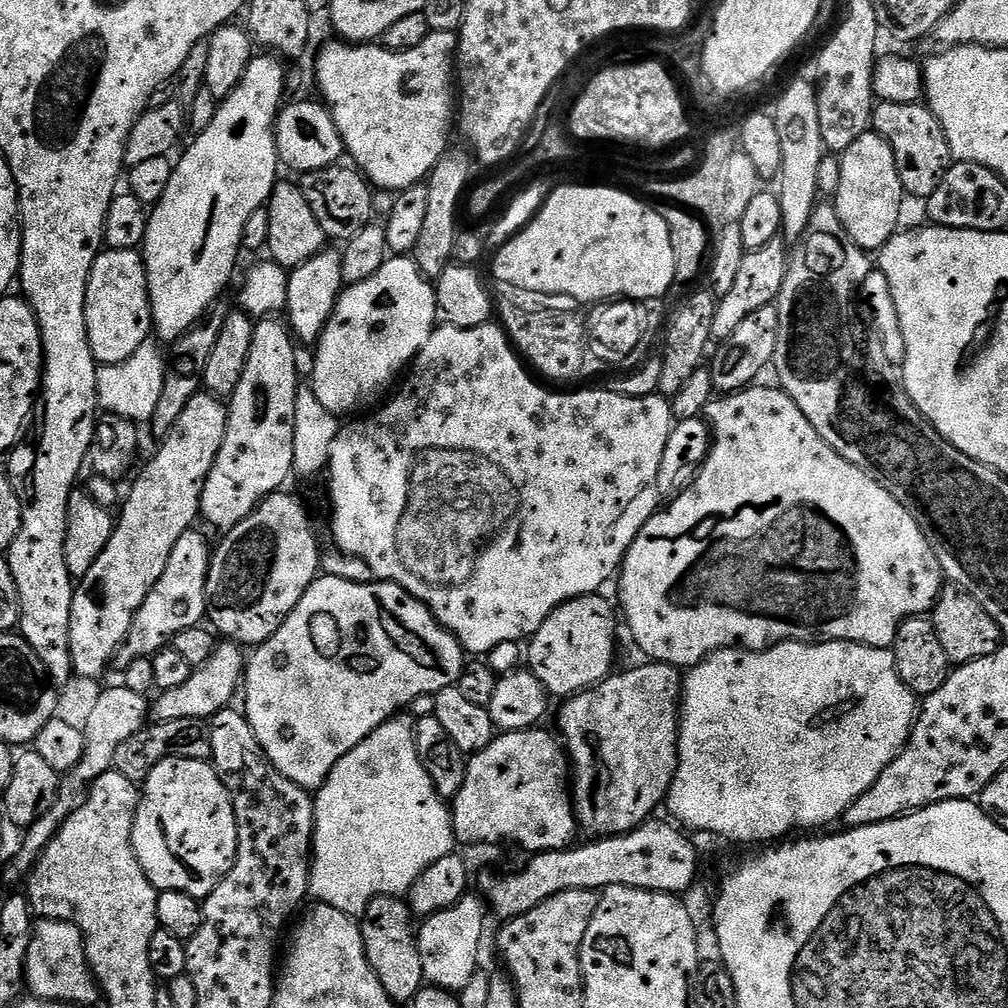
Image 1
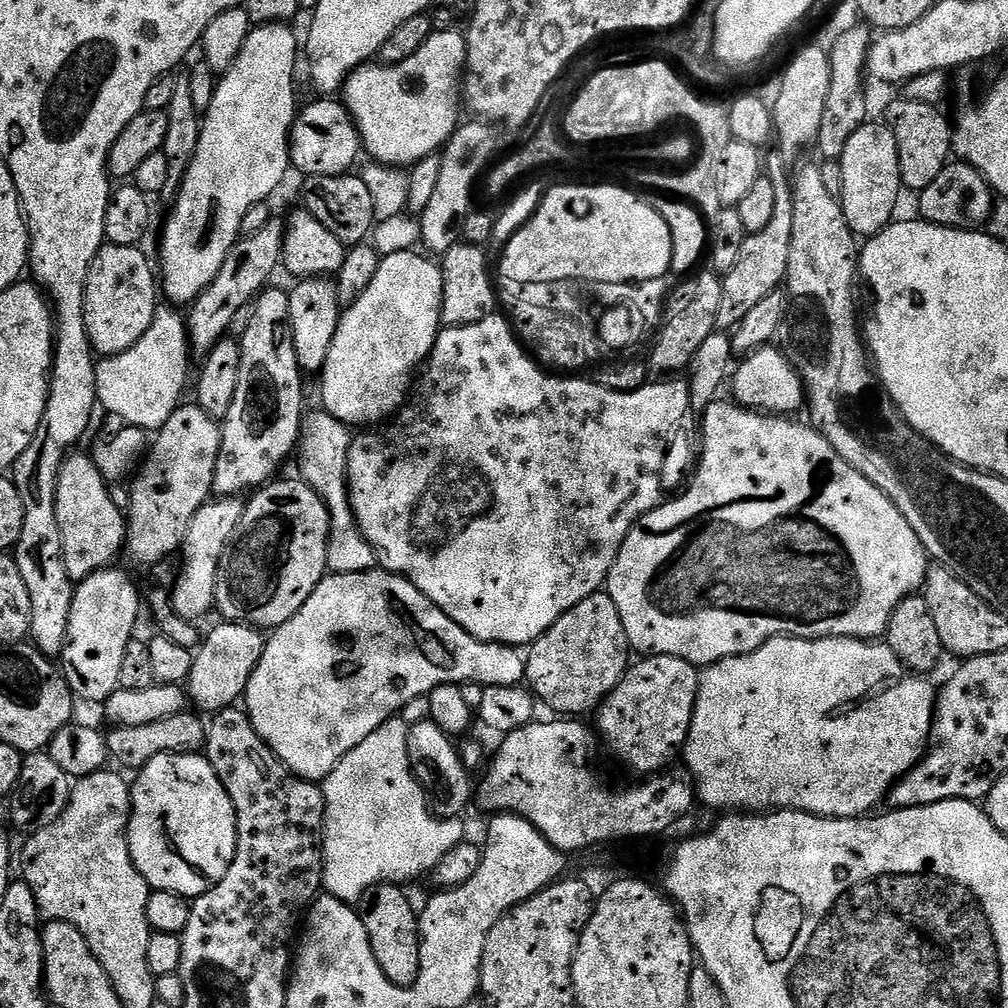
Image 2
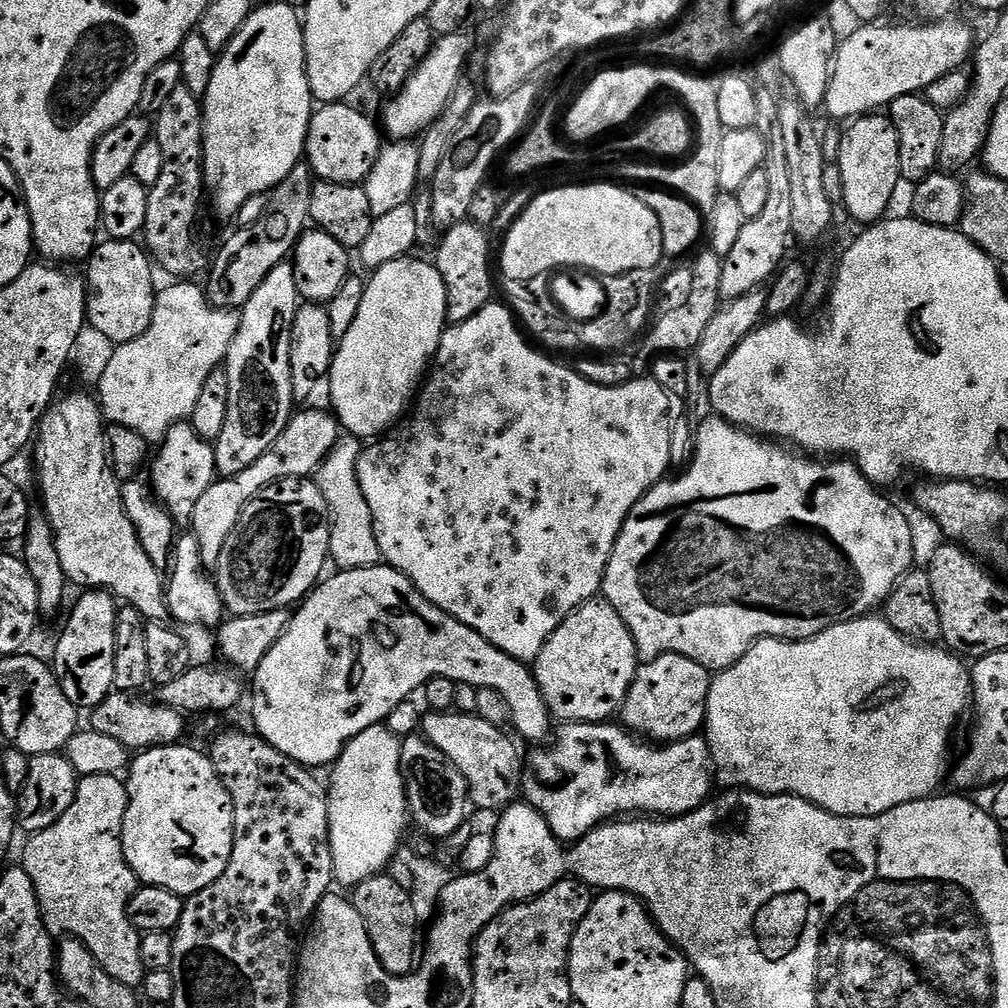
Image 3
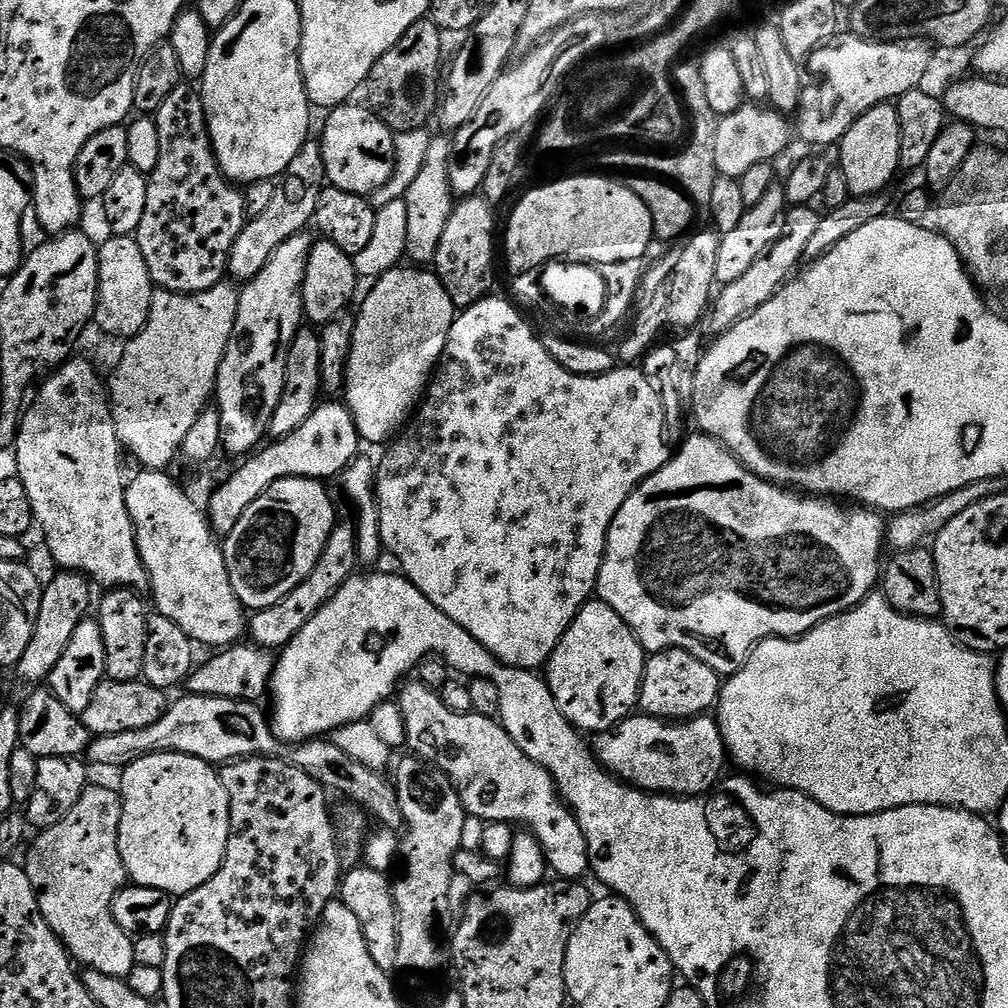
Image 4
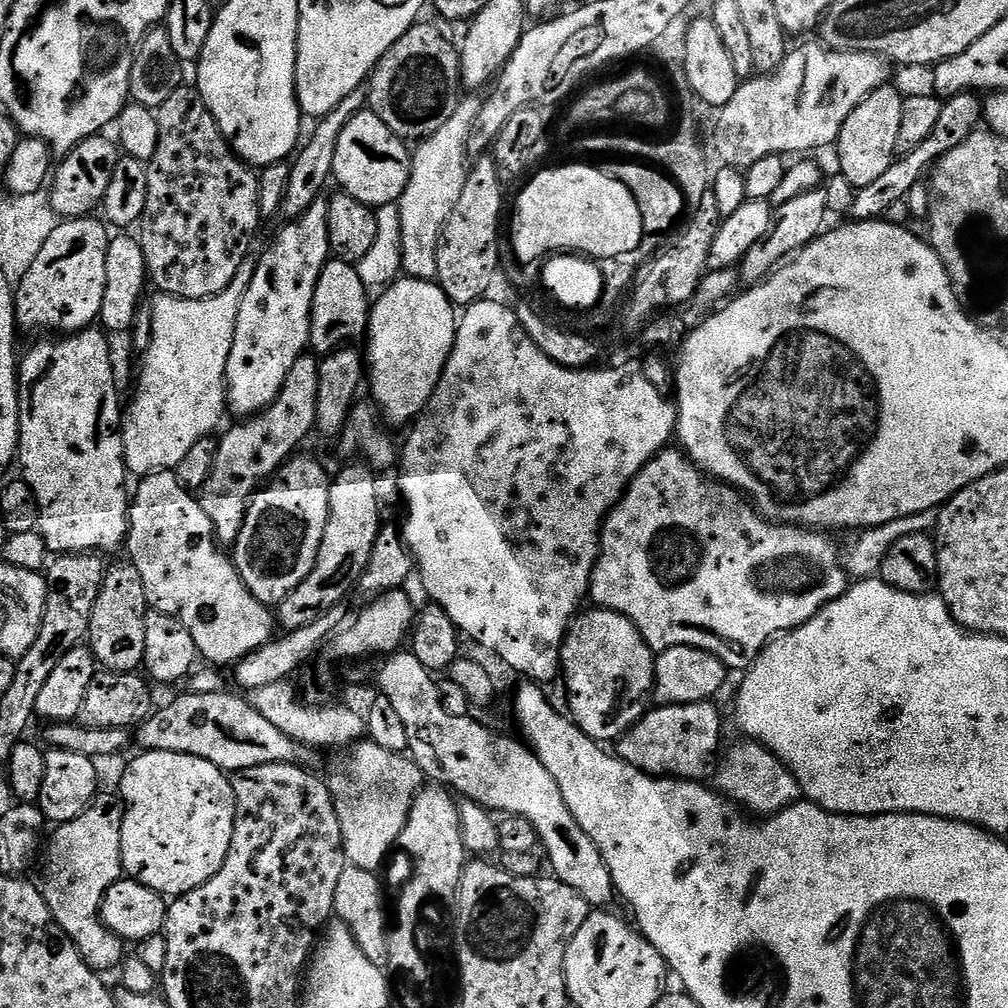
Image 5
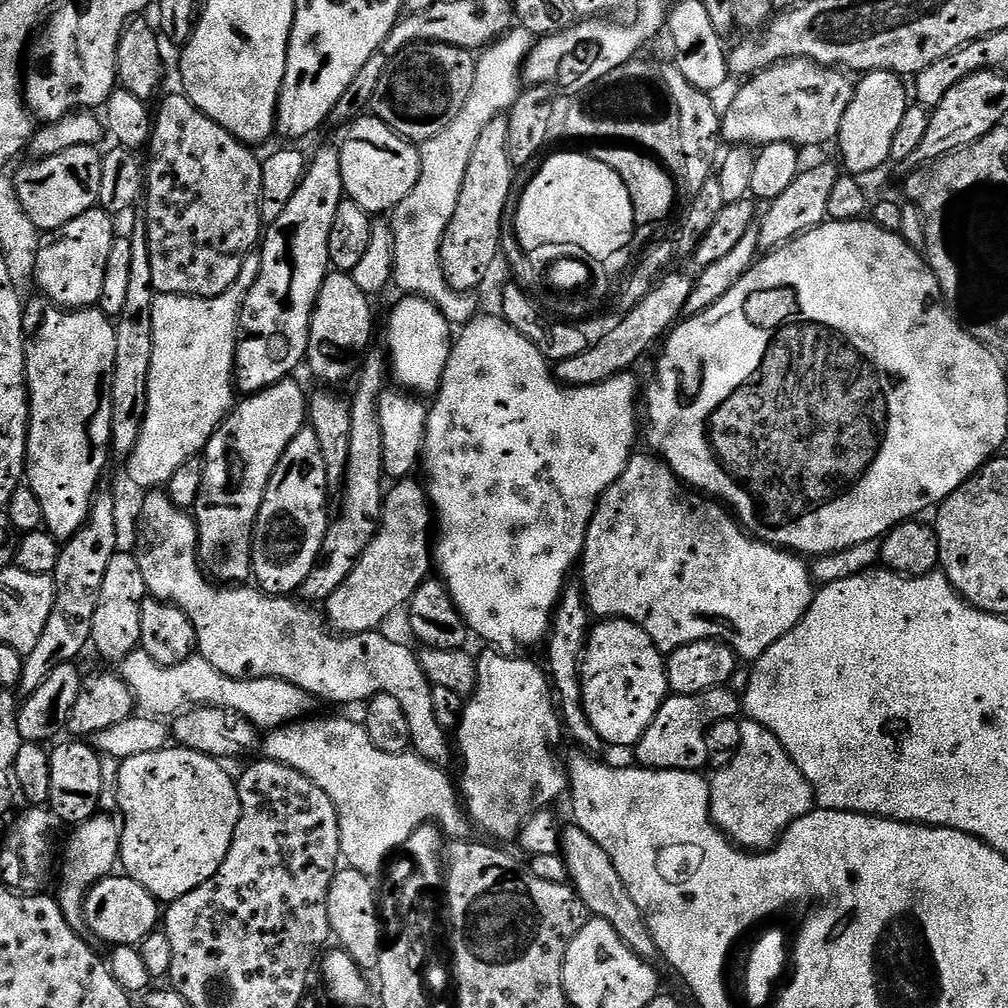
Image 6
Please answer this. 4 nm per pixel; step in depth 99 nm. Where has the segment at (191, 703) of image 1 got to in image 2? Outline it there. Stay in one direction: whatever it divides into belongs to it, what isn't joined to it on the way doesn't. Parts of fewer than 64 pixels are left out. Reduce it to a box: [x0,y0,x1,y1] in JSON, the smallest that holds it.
[186,622,266,714]

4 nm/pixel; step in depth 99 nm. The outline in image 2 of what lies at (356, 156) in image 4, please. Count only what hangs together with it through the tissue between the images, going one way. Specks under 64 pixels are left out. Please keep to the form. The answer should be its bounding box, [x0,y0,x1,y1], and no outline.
[288,98,362,177]

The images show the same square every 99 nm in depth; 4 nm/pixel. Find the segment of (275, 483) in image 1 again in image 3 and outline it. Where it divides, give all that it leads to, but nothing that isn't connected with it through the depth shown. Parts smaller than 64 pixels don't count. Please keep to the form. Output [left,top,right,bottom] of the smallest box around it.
[214,262,300,477]

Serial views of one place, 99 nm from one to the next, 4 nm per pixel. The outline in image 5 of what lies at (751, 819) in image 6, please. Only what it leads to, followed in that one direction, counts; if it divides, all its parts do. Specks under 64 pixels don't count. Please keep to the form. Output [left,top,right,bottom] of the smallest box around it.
[714,740,802,816]

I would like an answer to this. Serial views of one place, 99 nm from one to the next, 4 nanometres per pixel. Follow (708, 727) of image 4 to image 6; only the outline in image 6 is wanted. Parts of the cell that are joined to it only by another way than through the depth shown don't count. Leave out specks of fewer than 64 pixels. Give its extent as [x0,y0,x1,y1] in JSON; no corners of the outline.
[635,687,742,772]

